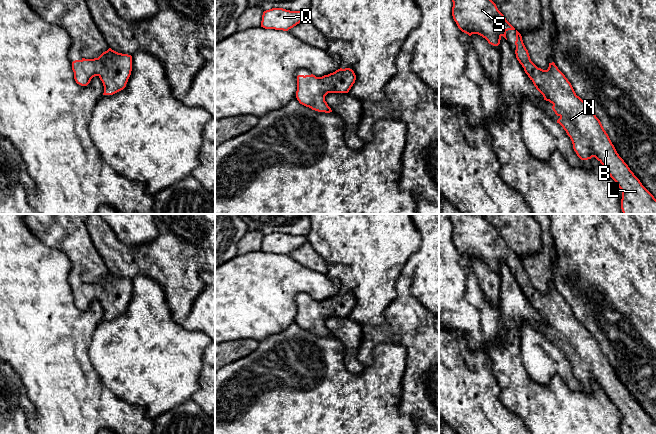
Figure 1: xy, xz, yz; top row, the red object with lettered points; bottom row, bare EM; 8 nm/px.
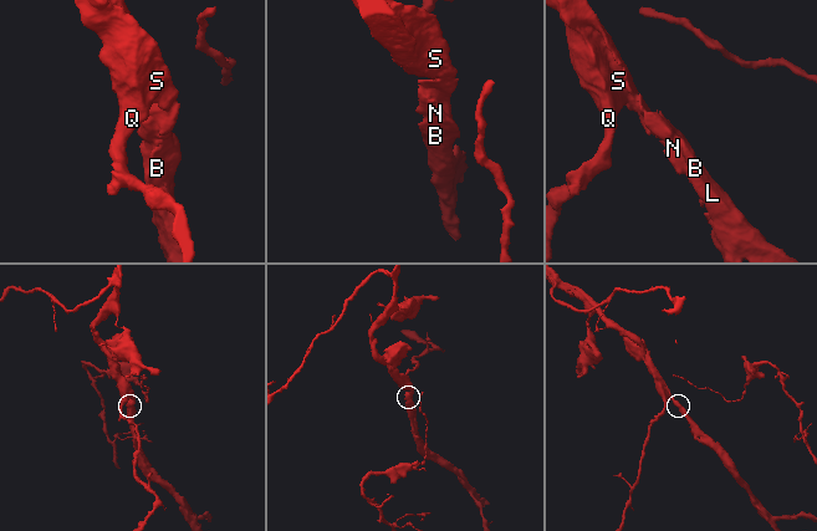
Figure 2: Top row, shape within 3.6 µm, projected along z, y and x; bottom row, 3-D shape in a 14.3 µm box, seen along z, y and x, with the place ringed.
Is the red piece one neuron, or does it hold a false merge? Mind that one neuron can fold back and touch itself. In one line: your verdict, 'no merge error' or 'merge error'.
no merge error

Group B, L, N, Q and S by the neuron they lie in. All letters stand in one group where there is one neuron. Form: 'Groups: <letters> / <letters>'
Groups: B L N Q S

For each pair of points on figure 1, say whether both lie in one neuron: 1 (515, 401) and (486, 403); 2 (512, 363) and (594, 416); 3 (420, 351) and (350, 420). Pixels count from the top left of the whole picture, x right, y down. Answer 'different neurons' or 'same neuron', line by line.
1: different neurons
2: same neuron
3: different neurons

